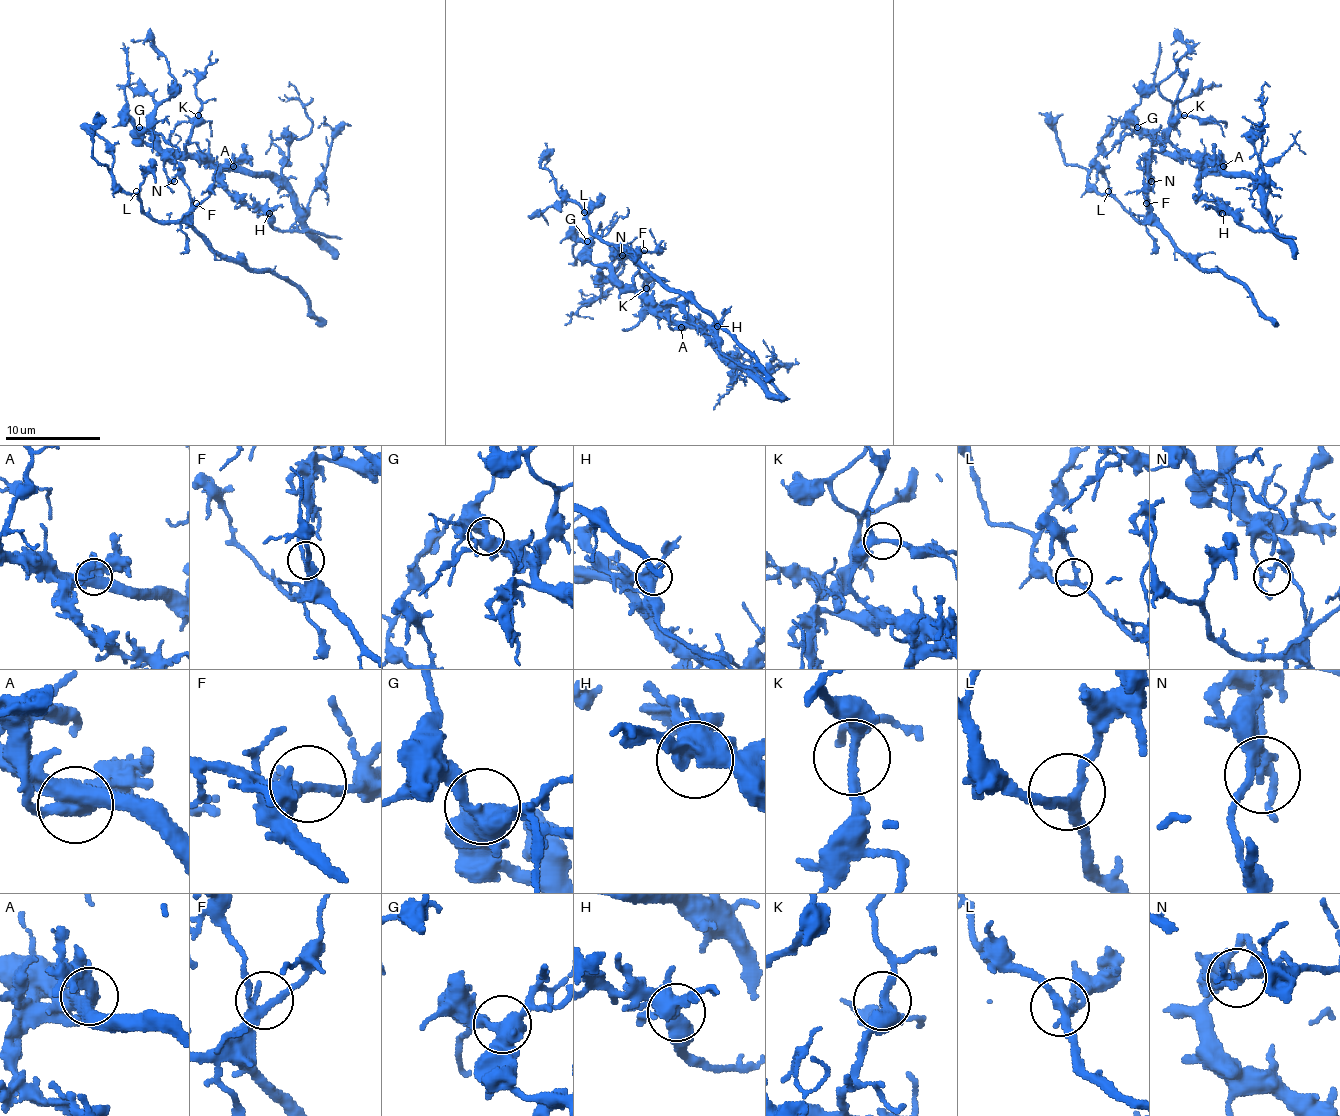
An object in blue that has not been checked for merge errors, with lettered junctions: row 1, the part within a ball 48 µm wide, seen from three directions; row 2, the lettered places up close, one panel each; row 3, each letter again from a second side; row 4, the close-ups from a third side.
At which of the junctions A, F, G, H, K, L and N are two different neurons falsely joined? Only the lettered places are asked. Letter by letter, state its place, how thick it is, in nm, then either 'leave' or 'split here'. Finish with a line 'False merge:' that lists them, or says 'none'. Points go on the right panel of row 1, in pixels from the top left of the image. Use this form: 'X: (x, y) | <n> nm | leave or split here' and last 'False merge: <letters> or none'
A: (1223, 166) | 500 nm | split here
F: (1146, 203) | 260 nm | leave
G: (1137, 127) | 420 nm | leave
H: (1222, 213) | 440 nm | leave
K: (1184, 115) | 240 nm | leave
L: (1108, 191) | 240 nm | leave
N: (1151, 181) | 180 nm | split here
False merge: A, N

